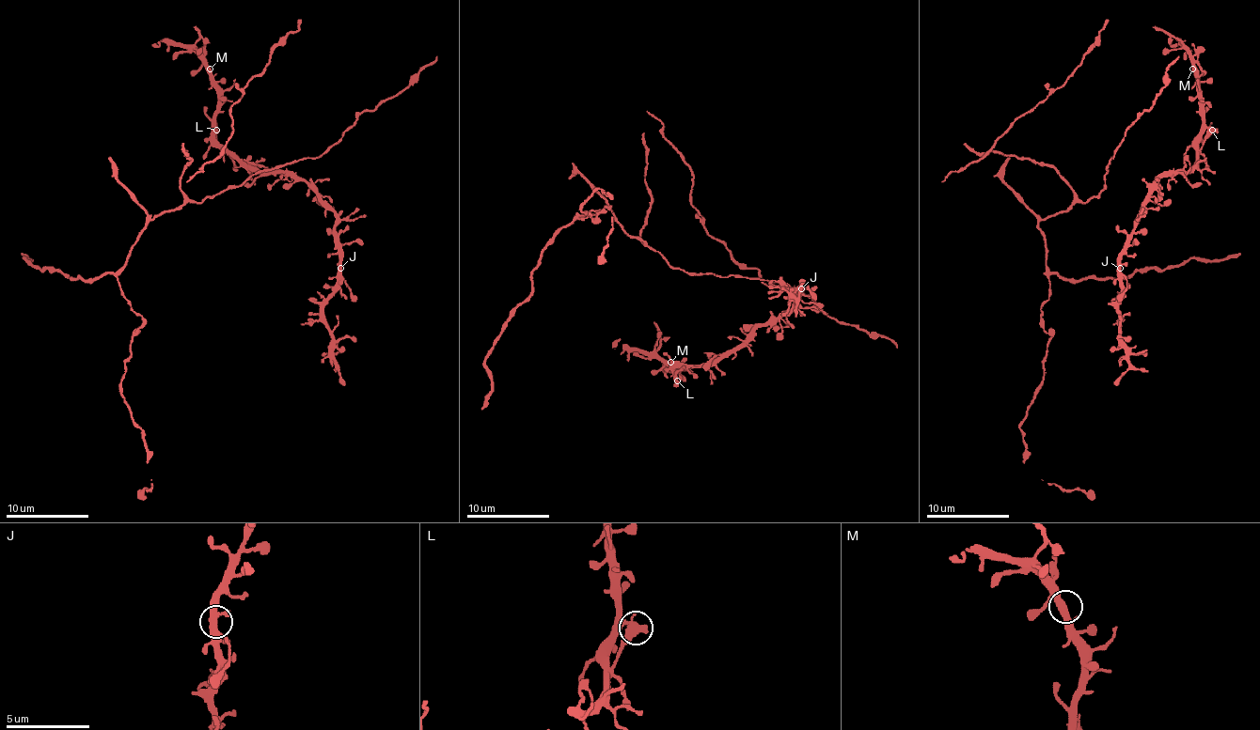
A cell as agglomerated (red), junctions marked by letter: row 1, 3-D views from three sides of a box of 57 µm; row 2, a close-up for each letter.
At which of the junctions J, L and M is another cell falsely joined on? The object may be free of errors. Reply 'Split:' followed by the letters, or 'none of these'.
Split: L

